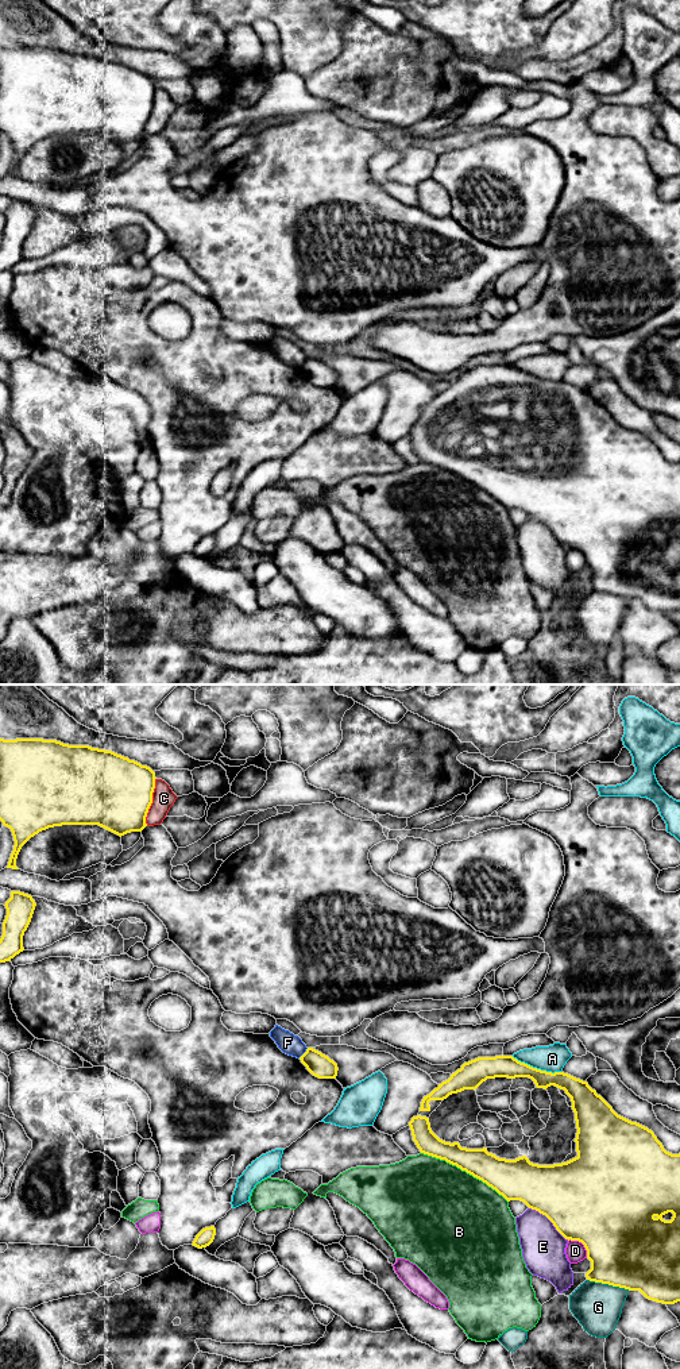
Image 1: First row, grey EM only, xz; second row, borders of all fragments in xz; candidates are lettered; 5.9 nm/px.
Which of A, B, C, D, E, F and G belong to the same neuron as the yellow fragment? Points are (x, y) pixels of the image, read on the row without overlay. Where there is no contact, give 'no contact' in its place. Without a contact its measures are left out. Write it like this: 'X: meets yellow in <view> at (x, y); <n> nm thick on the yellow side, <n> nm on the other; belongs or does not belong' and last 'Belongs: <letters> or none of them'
A: meets yellow in xz at (536, 377); 130 nm thick on the yellow side, 160 nm on the other; does not belong
B: meets yellow in xz at (464, 478); 200 nm thick on the yellow side, 480 nm on the other; does not belong
C: meets yellow in xz at (151, 111); 440 nm thick on the yellow side, 140 nm on the other; does not belong
D: meets yellow in xz at (583, 552); 500 nm thick on the yellow side, 120 nm on the other; does not belong
E: meets yellow in xz at (549, 528); 500 nm thick on the yellow side, 260 nm on the other; does not belong
F: meets yellow in xz at (304, 362); 140 nm thick on the yellow side, 120 nm on the other; does not belong
G: meets yellow in xz at (609, 593); 480 nm thick on the yellow side, 280 nm on the other; does not belong
Belongs: none of them

